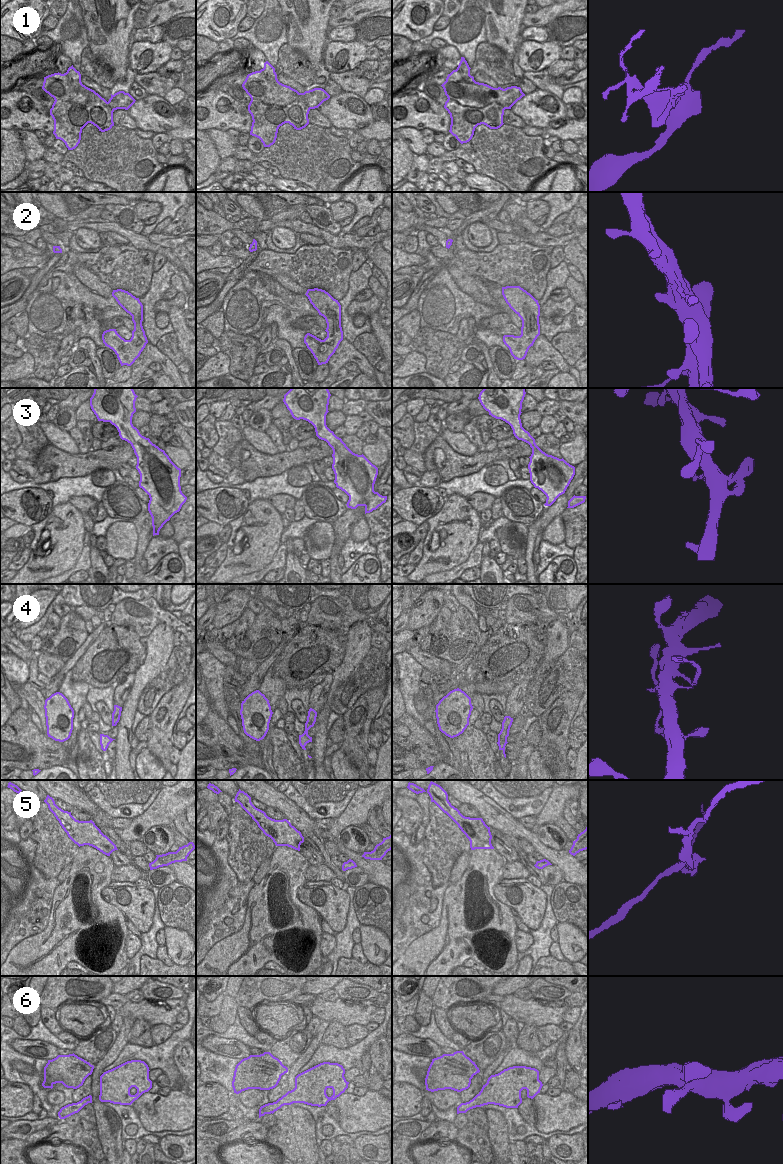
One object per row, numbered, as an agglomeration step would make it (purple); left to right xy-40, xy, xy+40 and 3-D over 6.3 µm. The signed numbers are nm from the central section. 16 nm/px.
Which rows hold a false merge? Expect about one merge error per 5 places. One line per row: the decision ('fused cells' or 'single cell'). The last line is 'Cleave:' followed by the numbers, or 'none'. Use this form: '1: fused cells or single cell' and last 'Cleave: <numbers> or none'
1: fused cells
2: single cell
3: single cell
4: fused cells
5: fused cells
6: single cell
Cleave: 1, 4, 5

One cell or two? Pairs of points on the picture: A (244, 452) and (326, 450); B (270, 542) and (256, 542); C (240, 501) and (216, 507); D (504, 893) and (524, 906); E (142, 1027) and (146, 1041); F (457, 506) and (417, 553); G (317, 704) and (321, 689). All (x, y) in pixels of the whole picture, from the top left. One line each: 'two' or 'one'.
A: one
B: one
C: one
D: one
E: one
F: two
G: one

